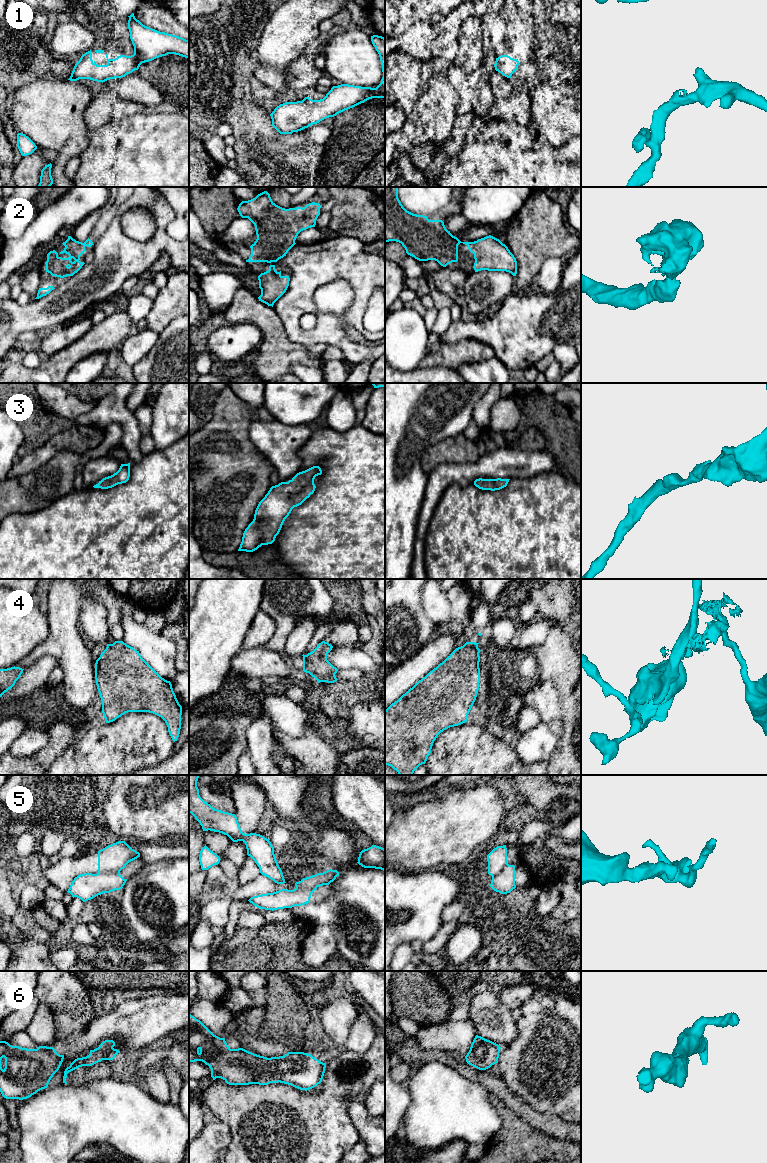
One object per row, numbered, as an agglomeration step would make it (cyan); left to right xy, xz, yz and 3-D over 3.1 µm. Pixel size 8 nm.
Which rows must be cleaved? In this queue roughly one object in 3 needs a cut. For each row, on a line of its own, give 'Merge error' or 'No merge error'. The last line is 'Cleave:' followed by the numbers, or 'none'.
1: No merge error
2: No merge error
3: No merge error
4: Merge error
5: No merge error
6: No merge error
Cleave: 4

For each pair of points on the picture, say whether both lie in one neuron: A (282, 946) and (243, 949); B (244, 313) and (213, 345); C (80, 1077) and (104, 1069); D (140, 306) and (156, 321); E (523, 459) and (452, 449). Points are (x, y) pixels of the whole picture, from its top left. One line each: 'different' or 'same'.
A: same
B: different
C: same
D: different
E: different

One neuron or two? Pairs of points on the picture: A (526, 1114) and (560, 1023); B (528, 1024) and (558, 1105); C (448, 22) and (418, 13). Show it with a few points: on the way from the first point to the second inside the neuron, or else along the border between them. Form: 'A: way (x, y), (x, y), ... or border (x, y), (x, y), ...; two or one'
A: border (510, 1091), (521, 1097), (535, 1109), (551, 1114); two
B: way (544, 1040), (552, 1042), (565, 1055), (561, 1082); one
C: border (452, 10), (434, 23), (417, 22); two

